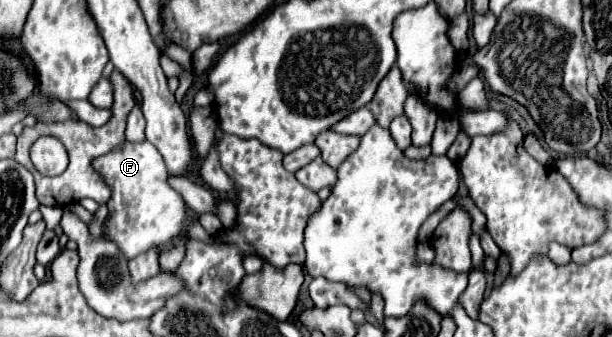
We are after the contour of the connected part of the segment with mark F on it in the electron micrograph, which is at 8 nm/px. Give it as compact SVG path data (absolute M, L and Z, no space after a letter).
M125 141L121 147L97 157L93 161L93 169L111 187L103 237L115 243L127 259L133 259L149 249L163 249L171 239L179 237L187 229L185 201L181 193L167 183L169 173L159 151L151 143Z

